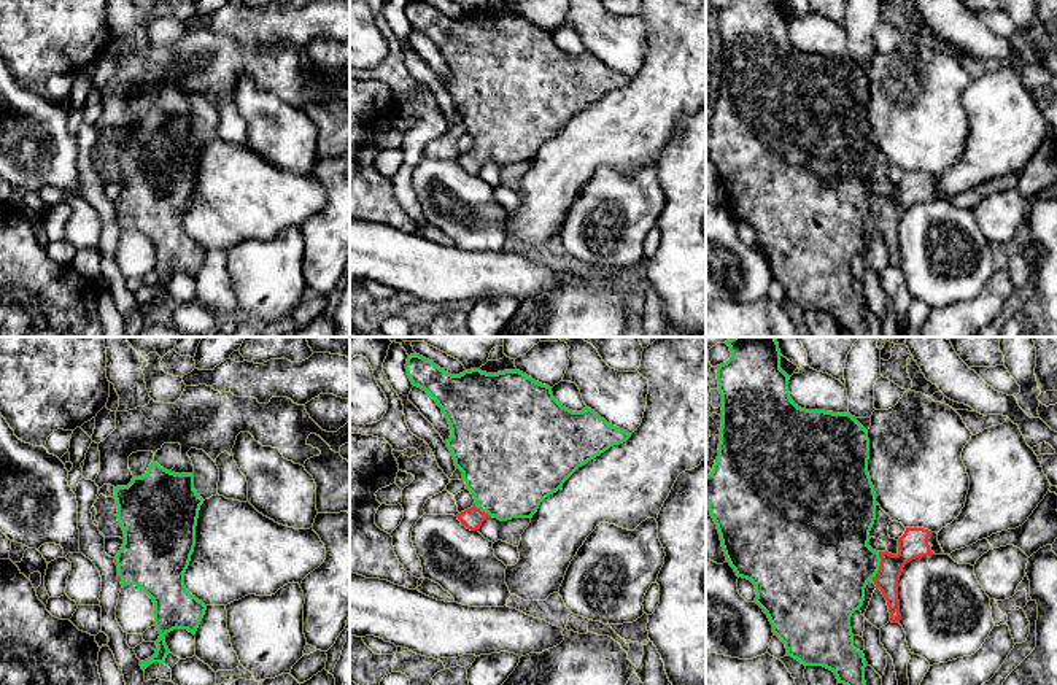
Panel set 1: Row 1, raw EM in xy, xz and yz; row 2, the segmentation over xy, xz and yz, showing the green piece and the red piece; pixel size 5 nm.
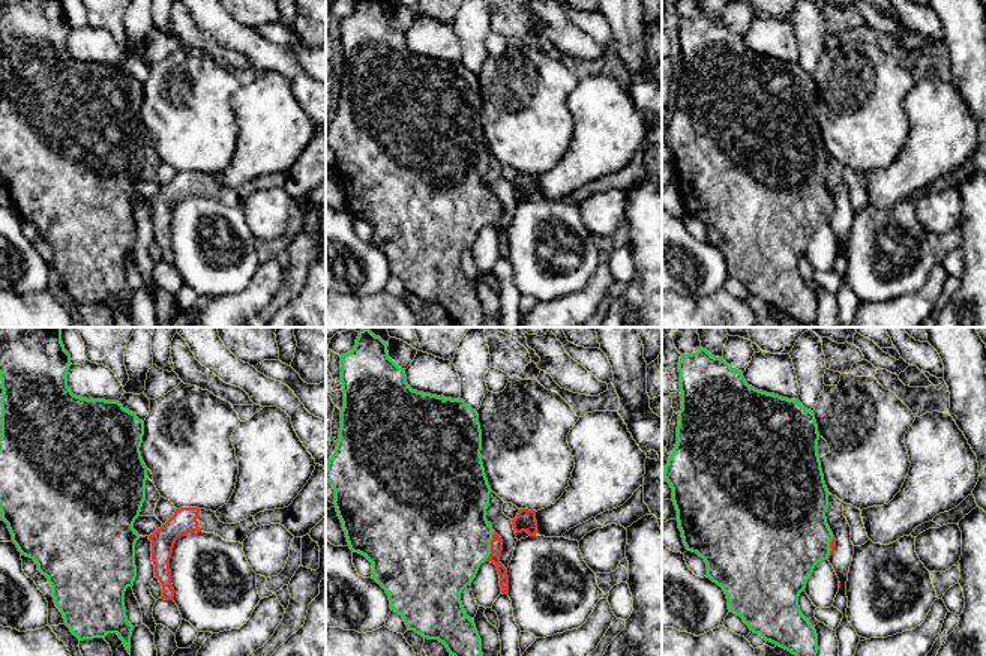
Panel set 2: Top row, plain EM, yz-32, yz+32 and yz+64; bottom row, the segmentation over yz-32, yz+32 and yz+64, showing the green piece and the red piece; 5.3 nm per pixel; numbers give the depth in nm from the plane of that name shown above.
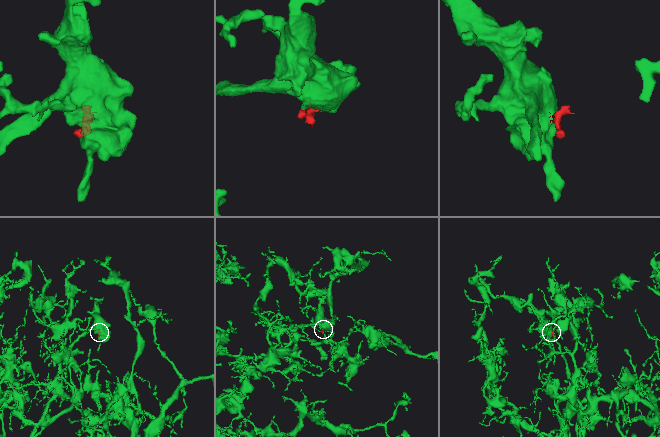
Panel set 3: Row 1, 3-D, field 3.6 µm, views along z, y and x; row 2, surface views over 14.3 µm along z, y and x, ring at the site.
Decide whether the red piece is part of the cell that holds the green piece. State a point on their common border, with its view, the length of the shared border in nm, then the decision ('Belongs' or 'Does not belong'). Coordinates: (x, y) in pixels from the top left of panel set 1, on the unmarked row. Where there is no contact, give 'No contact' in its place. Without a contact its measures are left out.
Touches green at yz (879, 208). Shared border 160 nm. Belongs

